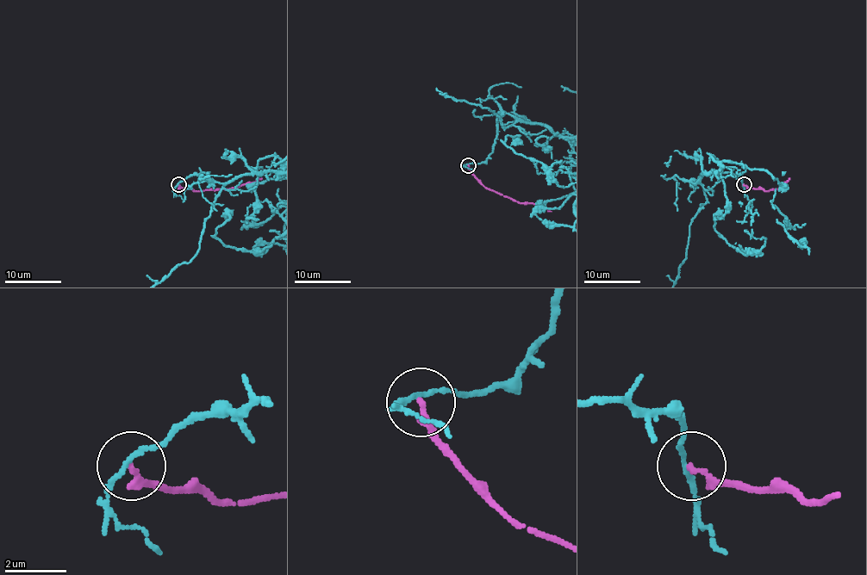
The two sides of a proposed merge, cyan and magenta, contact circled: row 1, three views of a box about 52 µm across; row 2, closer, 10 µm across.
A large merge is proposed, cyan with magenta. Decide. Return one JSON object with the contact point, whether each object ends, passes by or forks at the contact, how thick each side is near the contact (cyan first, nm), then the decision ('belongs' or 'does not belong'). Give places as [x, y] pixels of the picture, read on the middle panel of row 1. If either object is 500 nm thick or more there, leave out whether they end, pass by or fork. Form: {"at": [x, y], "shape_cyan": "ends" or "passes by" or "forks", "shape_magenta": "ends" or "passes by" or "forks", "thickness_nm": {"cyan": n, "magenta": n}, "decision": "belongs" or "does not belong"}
{"at": [468, 165], "shape_cyan": "passes by", "shape_magenta": "ends", "thickness_nm": {"cyan": 140, "magenta": 180}, "decision": "does not belong"}

